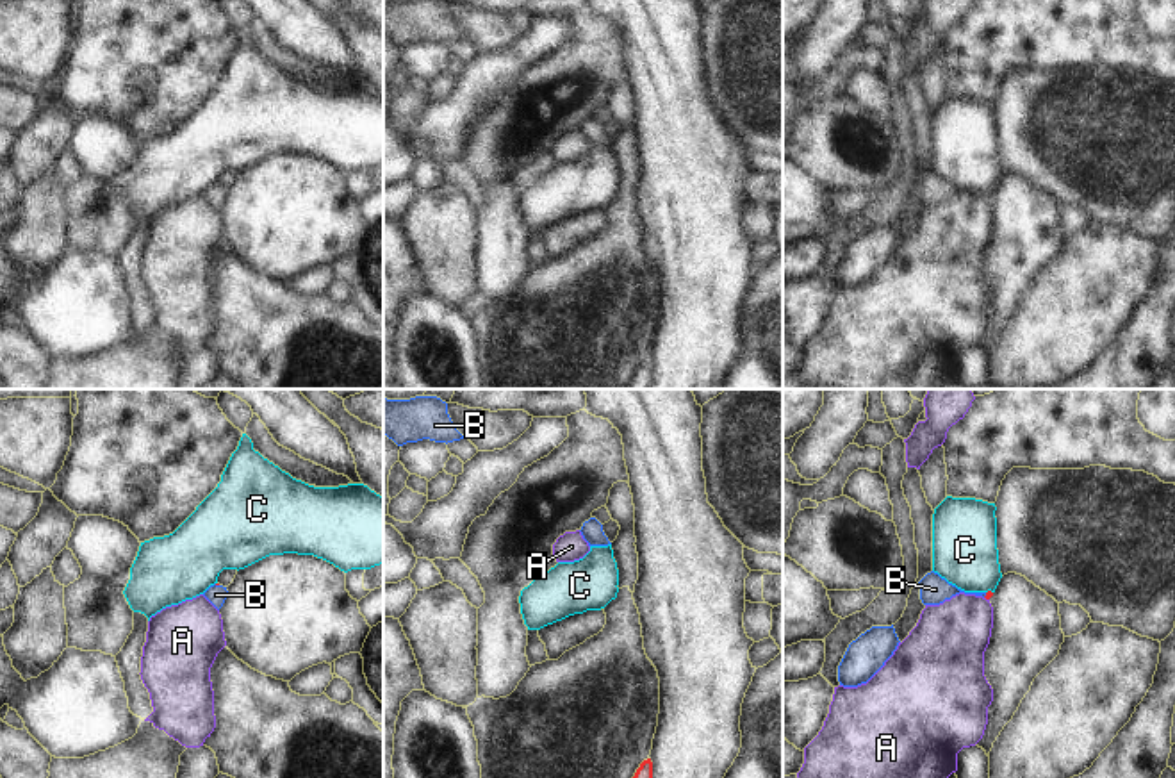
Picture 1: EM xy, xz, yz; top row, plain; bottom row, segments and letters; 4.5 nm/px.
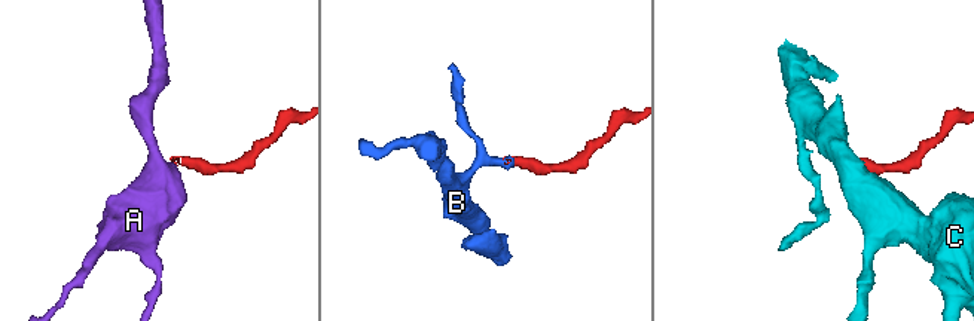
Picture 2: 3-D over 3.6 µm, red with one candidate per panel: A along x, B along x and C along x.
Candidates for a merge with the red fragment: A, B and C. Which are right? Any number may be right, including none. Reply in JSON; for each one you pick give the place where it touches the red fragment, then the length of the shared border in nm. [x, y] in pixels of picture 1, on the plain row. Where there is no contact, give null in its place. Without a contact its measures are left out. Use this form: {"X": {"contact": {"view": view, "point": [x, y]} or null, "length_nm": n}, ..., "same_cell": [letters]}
{"B": {"contact": {"view": "yz", "point": [986, 195]}, "length_nm": 30}, "same_cell": ["B"]}

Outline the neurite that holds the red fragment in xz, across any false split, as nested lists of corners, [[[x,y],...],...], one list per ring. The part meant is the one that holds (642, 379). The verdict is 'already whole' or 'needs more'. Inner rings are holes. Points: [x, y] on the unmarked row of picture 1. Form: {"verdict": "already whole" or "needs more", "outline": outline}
{"verdict": "already whole", "outline": [[[647,359],[637,369],[635,377],[628,384],[628,389],[651,389],[651,385],[653,385],[653,362],[651,359]]]}

